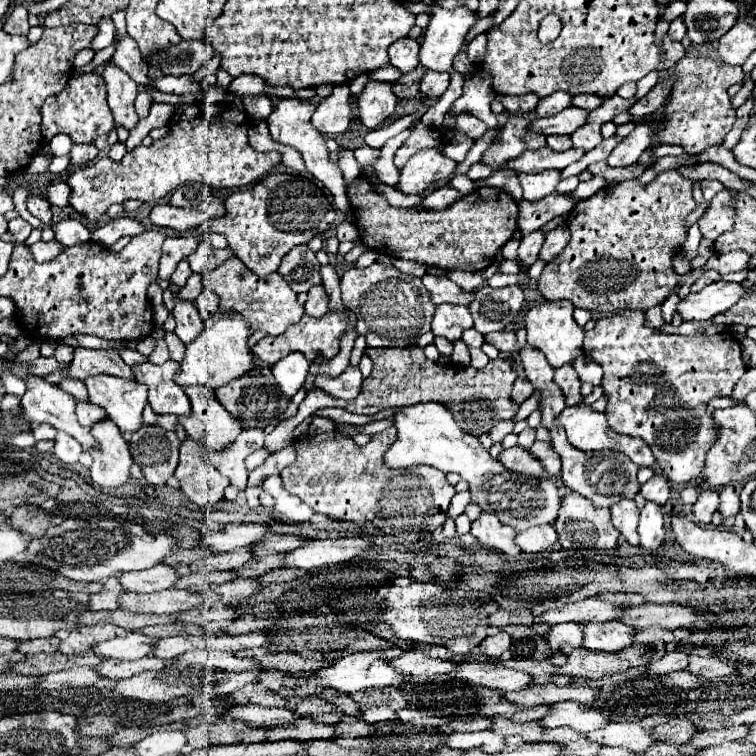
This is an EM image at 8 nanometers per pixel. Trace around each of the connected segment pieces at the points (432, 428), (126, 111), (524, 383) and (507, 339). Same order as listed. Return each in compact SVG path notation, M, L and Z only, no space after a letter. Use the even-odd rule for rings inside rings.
M420 402L414 406L396 408L392 414L394 426L398 430L398 438L392 448L386 452L386 466L388 468L408 468L414 464L434 466L446 472L458 472L462 480L470 484L472 502L478 504L484 512L500 512L500 510L514 510L514 516L506 516L506 524L518 526L522 520L522 530L538 524L552 522L556 518L560 506L560 490L550 478L528 478L518 476L506 470L498 460L490 456L490 452L478 442L476 436L466 434L458 428L448 408L440 402Z
M112 62L104 64L102 78L106 82L108 106L114 114L116 124L122 124L128 130L132 130L138 122L136 112L134 112L134 100L138 94L138 84L122 68L118 68Z
M518 378L514 382L514 390L512 390L512 398L516 402L524 402L528 396L532 394L532 384L526 378Z
M512 330L492 332L492 334L484 336L484 338L486 338L486 342L494 344L494 346L496 346L498 350L502 350L502 352L510 352L510 354L514 354L514 352L520 350L520 348L518 348L518 342L516 342L516 332L512 332Z

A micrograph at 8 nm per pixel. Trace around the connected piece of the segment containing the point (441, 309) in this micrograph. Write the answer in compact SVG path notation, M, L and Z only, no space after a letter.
M440 304L436 306L432 318L434 336L444 336L448 340L460 340L462 332L472 326L472 316L468 306L462 304Z

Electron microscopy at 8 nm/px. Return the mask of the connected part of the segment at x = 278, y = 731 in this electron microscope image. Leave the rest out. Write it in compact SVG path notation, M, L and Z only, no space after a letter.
M300 718L292 724L276 726L266 734L266 740L284 740L284 738L296 738L296 740L320 740L320 738L332 738L336 734L334 724L320 724L310 718Z

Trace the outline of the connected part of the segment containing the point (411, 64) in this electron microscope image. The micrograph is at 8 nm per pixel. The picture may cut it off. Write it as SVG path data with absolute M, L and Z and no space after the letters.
M412 38L396 40L388 48L390 64L396 66L398 70L402 70L404 74L414 72L418 66L418 52L420 52L420 44L416 40L412 40Z

